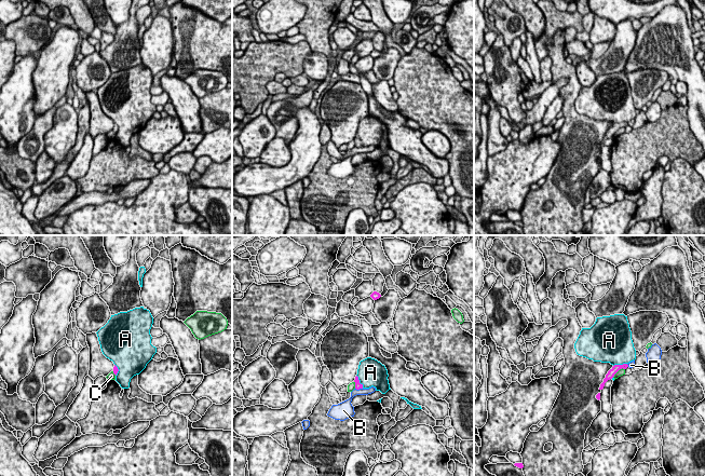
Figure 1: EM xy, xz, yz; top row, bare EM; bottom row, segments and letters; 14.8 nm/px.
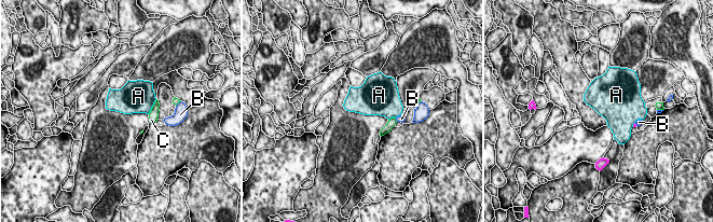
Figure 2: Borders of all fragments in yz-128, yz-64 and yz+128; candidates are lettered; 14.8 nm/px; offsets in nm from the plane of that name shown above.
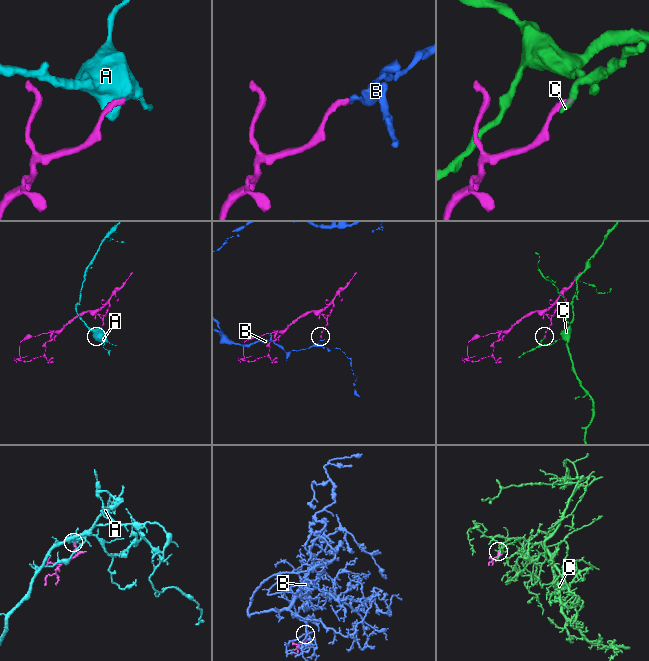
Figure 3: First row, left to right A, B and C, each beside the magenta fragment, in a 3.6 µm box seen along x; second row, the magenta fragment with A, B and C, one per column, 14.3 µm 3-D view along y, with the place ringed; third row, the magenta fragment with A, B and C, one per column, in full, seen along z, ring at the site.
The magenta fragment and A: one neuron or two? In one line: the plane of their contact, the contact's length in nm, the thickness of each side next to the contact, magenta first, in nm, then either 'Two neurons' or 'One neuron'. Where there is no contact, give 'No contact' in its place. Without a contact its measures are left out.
Touches magenta in xz. Shared border 240 nm. Thickness 100 nm (magenta) against 400 nm. Two neurons

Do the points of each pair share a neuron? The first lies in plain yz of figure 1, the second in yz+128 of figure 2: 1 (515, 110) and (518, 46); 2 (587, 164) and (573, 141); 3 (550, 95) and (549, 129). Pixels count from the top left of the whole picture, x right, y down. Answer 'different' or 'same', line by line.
1: different
2: different
3: different

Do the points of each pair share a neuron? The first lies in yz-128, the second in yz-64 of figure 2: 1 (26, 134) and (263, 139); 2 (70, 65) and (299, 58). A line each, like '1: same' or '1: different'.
1: different
2: different

